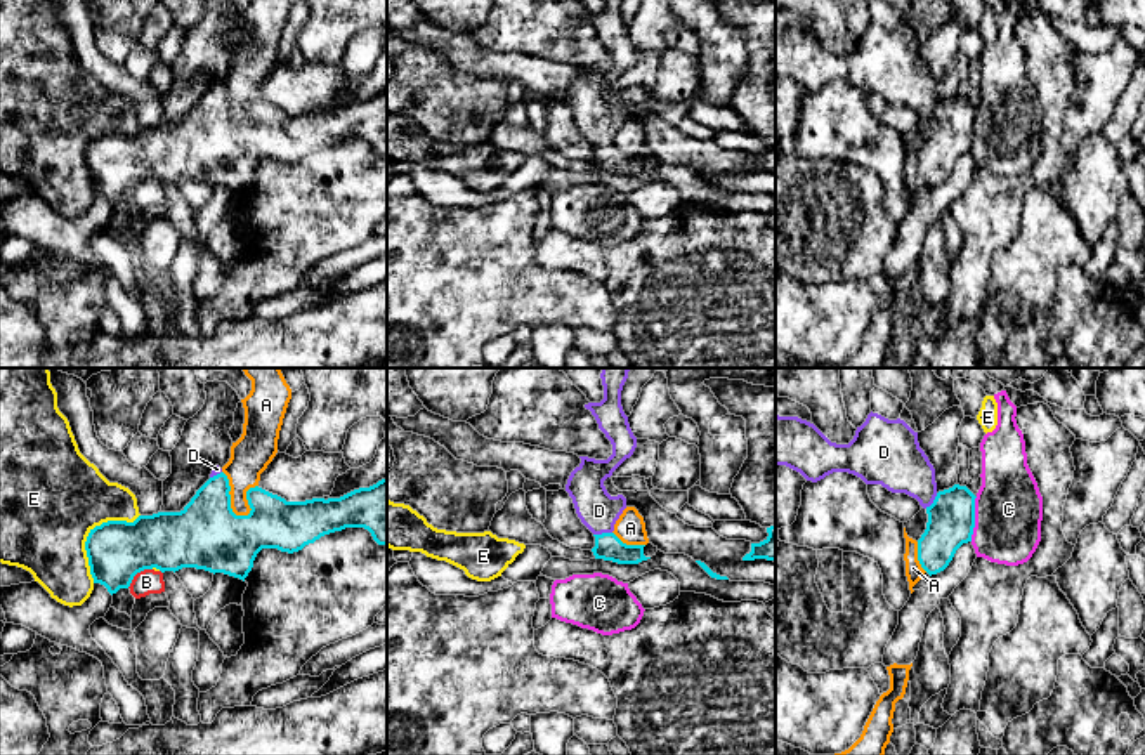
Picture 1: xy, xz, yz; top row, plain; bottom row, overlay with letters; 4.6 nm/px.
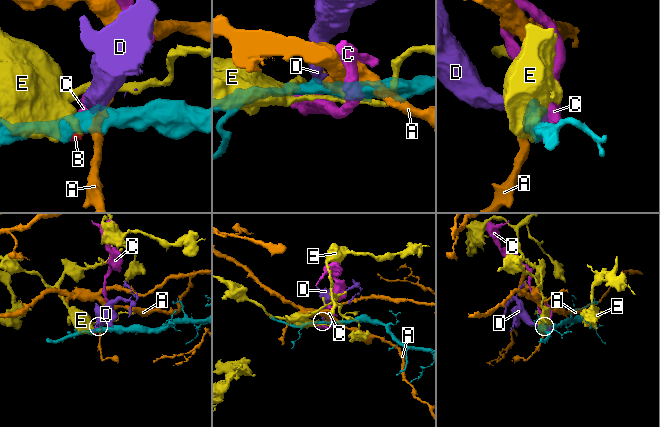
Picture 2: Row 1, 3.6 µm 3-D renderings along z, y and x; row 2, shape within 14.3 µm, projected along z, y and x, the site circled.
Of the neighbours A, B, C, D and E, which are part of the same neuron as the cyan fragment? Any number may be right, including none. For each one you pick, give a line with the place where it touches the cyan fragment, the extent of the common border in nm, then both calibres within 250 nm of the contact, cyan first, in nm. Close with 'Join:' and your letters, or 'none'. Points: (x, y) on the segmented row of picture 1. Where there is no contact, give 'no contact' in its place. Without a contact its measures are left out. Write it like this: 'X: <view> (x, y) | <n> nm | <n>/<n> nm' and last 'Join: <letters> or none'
D: xz (602, 533) | 90 nm | 120/180 nm
Join: D

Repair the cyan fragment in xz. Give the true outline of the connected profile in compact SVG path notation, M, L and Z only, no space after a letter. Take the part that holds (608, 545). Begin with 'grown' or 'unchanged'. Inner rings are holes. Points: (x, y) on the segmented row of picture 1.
grown; M602 368L604 399L585 404L595 417L599 429L612 444L612 455L607 460L579 456L581 463L571 472L566 491L572 498L581 522L593 533L595 559L618 564L638 564L651 557L644 555L645 545L626 545L612 531L614 524L626 509L623 495L611 496L604 481L633 455L637 437L633 436L628 417L621 406L621 391L630 368Z

